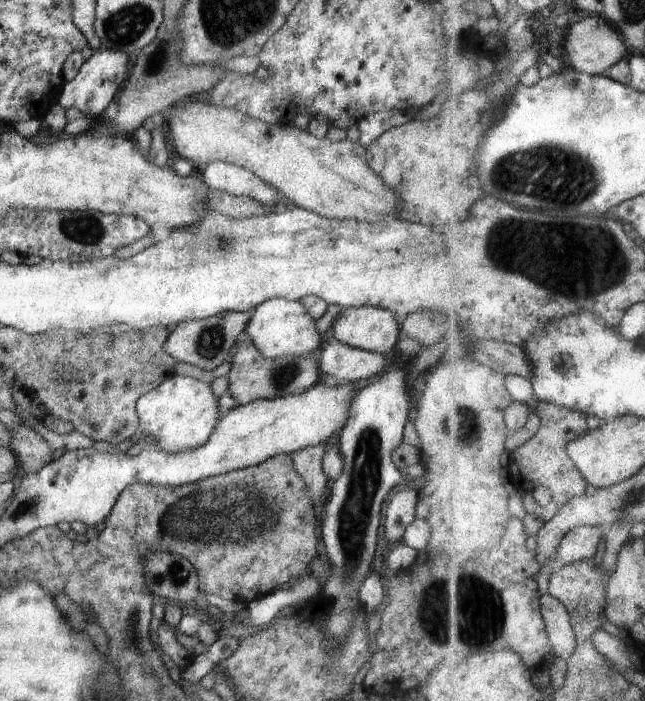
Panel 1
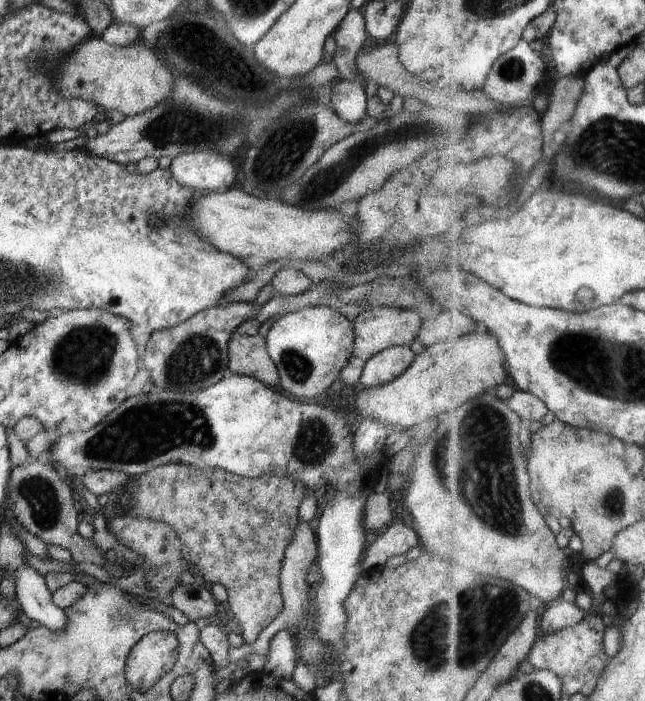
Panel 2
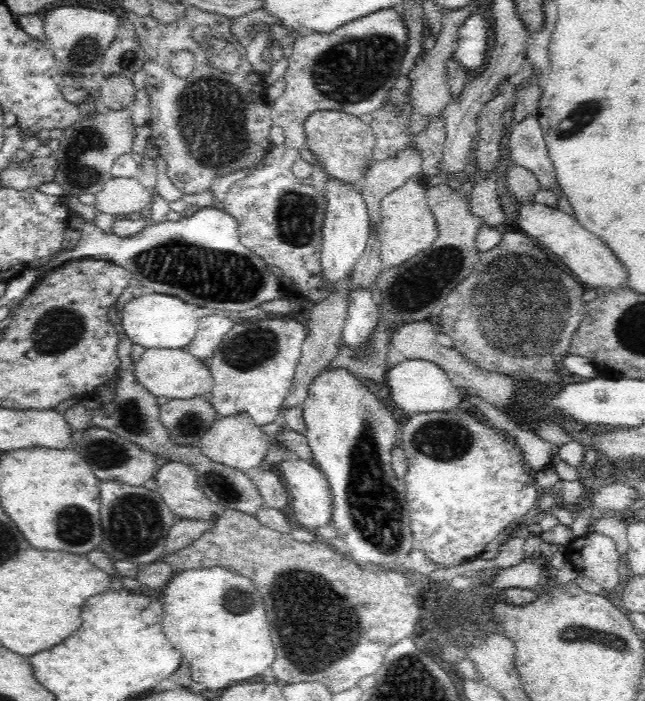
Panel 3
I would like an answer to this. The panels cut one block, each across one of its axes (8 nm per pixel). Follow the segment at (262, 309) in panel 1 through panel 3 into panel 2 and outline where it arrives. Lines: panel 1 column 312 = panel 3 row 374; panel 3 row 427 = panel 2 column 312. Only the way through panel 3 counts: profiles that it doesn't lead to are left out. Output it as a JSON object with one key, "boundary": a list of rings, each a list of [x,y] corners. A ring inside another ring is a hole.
{"boundary":[[[313,306],[277,317],[265,336],[266,348],[286,392],[316,398],[338,380],[354,352],[354,324],[336,309]]]}

